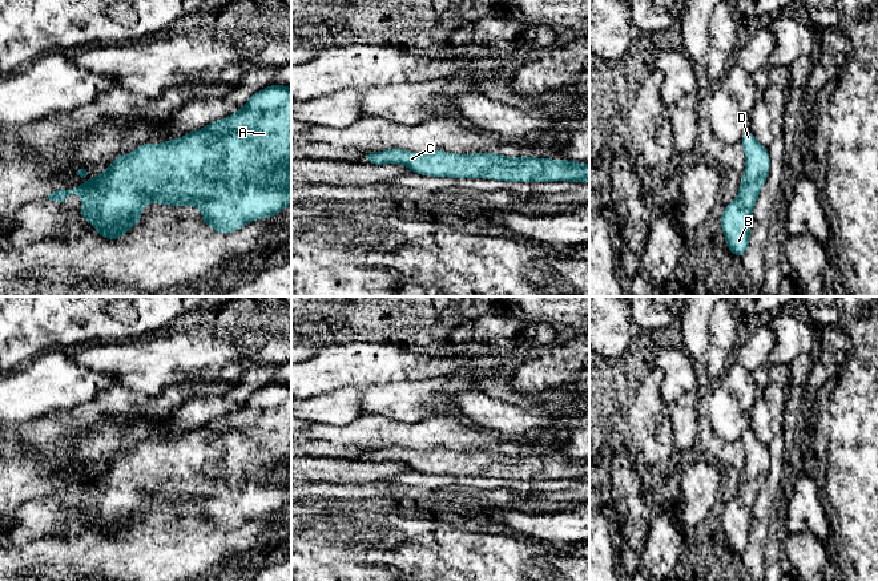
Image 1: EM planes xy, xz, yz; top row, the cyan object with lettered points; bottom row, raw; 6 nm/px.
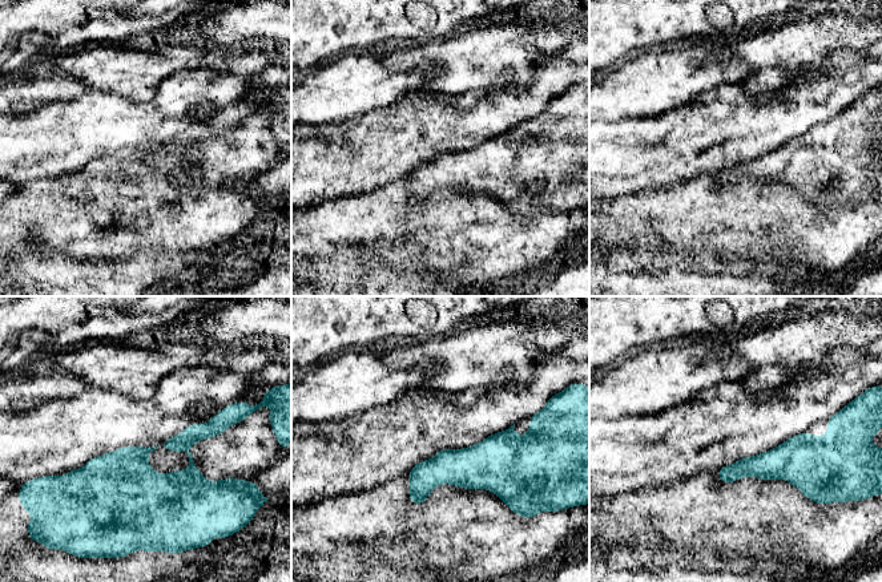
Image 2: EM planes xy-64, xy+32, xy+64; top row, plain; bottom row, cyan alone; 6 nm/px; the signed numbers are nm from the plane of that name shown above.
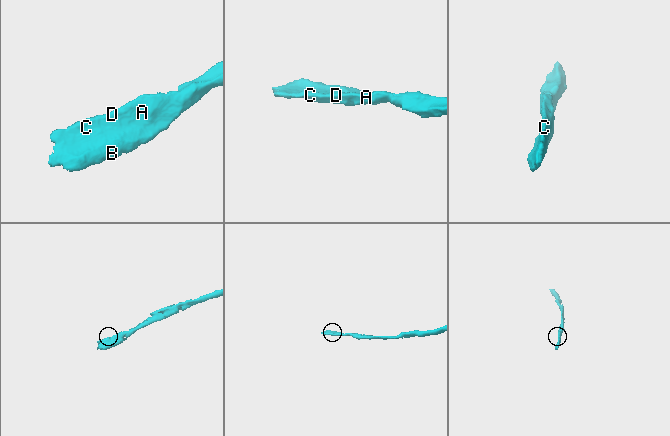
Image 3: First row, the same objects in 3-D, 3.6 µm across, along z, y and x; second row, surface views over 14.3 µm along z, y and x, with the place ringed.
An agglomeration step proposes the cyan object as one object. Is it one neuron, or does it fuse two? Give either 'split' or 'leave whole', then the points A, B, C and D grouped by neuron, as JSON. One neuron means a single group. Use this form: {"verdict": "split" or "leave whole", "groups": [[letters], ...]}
{"verdict": "leave whole", "groups": [["A", "B", "C", "D"]]}

